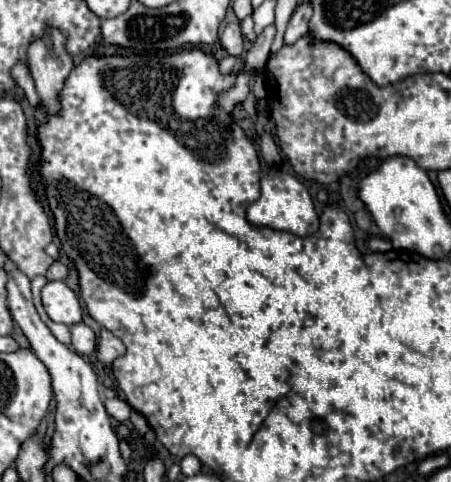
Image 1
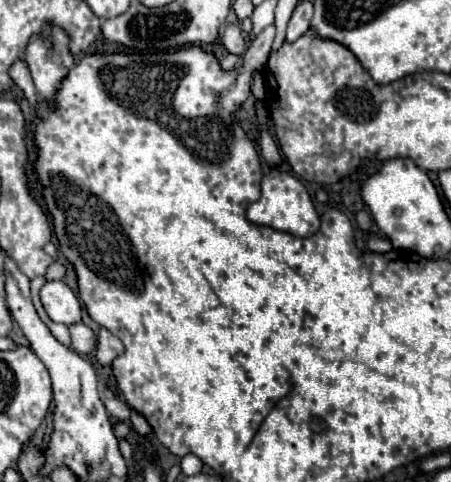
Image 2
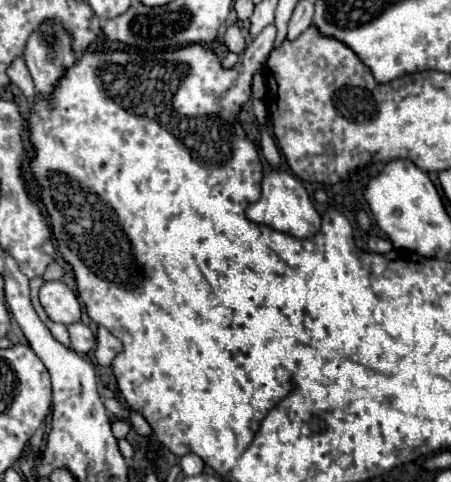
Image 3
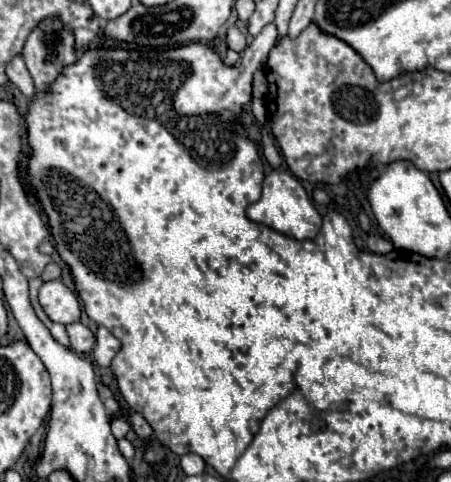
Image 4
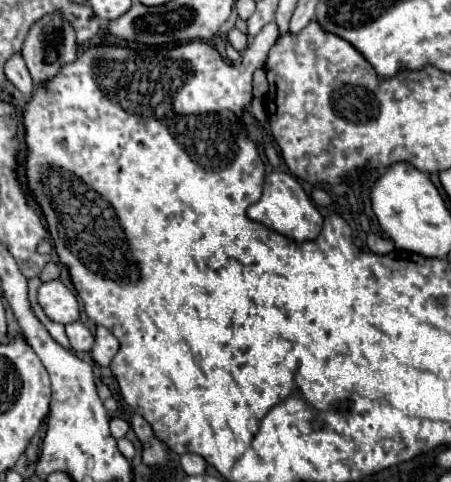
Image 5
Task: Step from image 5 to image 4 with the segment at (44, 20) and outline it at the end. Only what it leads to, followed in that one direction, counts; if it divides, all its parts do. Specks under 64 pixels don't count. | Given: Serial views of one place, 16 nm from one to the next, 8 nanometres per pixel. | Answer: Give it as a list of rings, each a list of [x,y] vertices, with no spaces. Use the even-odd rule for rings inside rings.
[[[46,16],[32,28],[30,36],[26,38],[22,56],[32,74],[36,88],[48,88],[48,84],[60,74],[60,70],[66,64],[72,64],[76,60],[76,44],[74,44],[72,28],[68,24],[64,24],[58,16]]]

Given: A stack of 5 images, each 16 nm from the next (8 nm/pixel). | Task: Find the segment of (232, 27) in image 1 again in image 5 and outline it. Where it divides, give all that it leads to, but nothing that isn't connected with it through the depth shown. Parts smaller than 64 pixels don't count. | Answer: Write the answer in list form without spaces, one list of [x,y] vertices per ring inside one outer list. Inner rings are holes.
[[[232,28],[232,30],[228,32],[228,40],[230,40],[230,44],[232,44],[238,52],[246,50],[246,46],[248,46],[248,36],[246,36],[244,32],[240,32],[238,28]]]

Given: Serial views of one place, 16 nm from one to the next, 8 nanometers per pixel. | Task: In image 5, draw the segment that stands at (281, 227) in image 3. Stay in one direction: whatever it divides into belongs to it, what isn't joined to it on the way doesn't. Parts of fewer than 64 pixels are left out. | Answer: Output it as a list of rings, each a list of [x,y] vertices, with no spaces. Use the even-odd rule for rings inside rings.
[[[272,172],[266,176],[264,182],[264,192],[262,198],[248,208],[248,218],[254,222],[264,224],[266,228],[294,240],[294,242],[304,242],[304,240],[314,240],[324,226],[322,214],[314,208],[298,180],[286,172]]]

